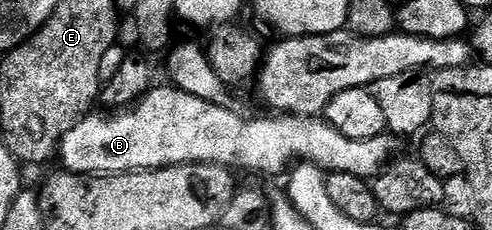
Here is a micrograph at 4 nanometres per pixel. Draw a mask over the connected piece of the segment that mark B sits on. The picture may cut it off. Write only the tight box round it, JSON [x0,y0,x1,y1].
[59,84,398,180]

